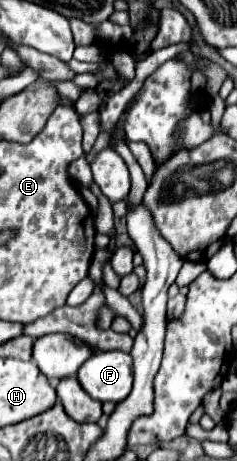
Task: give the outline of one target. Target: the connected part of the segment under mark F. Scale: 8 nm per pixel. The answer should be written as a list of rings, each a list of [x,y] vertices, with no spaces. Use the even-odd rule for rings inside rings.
[[[119,349],[99,351],[77,371],[81,387],[97,401],[119,403],[131,393],[133,359]]]

